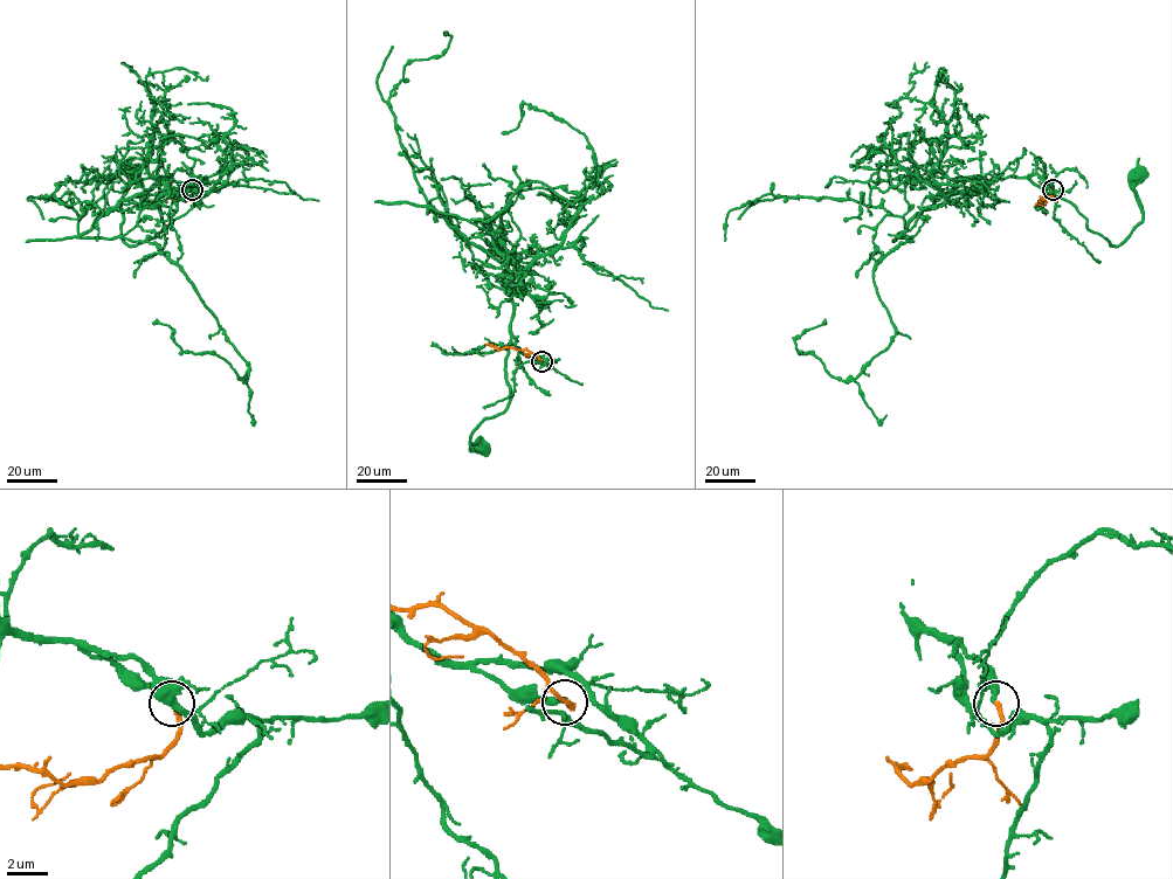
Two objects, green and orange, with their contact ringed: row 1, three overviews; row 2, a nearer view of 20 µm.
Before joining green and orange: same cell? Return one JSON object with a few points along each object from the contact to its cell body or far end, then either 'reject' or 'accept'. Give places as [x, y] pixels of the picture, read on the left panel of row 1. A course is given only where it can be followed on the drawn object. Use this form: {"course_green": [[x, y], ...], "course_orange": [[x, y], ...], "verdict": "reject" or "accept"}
{"course_green": [[192, 189], [166, 174], [157, 201], [163, 228], [153, 237], [129, 246], [122, 235], [122, 201], [132, 175]], "course_orange": [[192, 189], [191, 195], [180, 199], [168, 198], [137, 205]], "verdict": "accept"}

